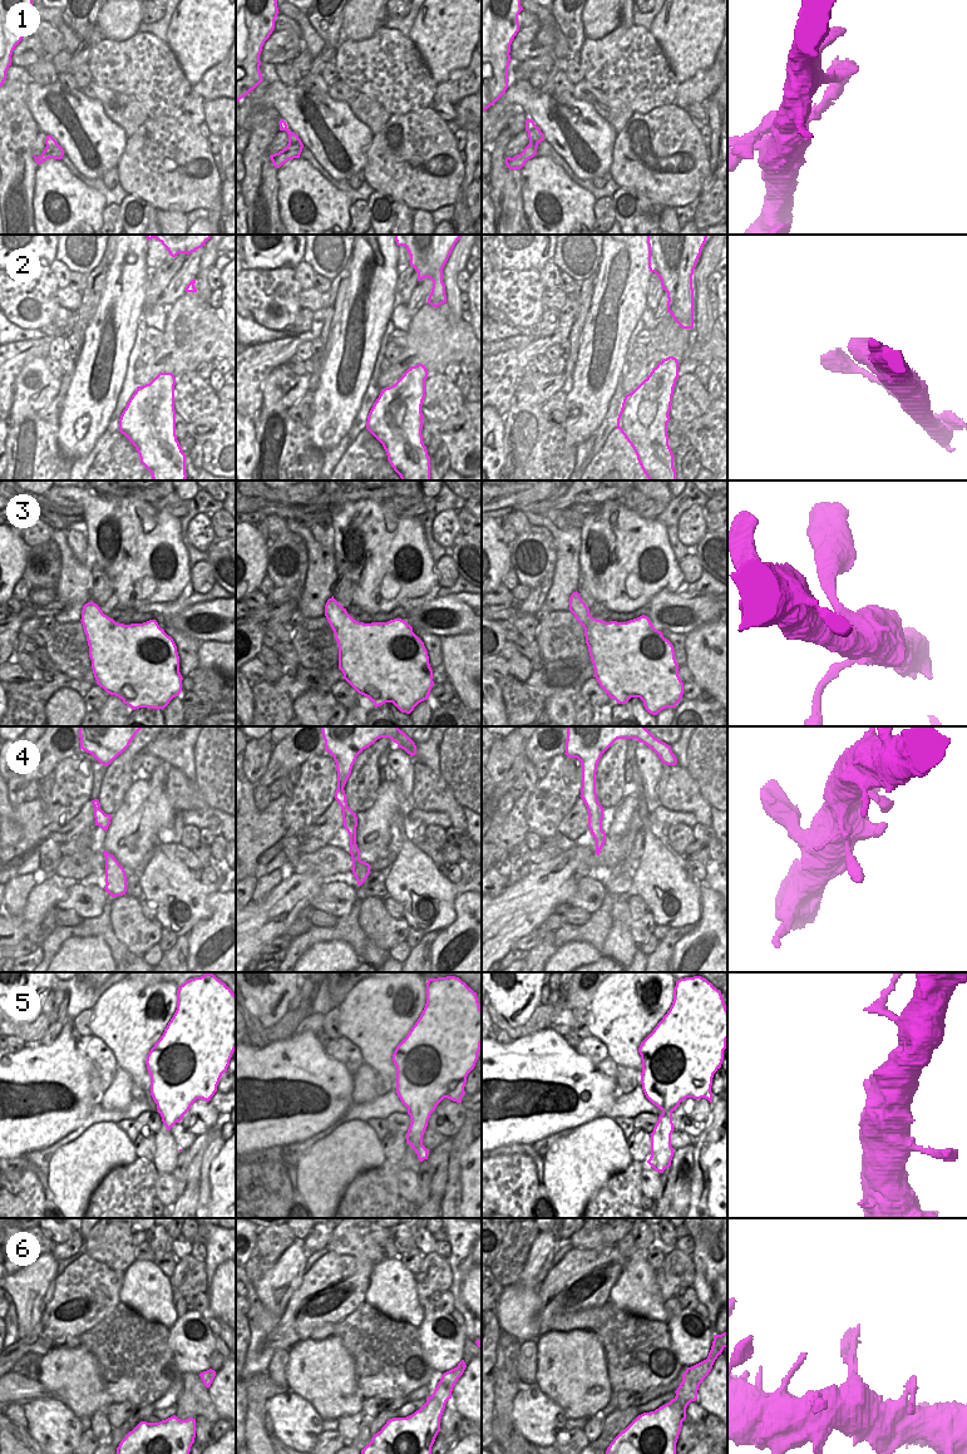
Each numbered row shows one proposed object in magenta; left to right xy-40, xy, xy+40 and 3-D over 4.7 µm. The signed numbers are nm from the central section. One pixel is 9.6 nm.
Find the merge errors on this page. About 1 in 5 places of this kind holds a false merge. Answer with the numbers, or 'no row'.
1

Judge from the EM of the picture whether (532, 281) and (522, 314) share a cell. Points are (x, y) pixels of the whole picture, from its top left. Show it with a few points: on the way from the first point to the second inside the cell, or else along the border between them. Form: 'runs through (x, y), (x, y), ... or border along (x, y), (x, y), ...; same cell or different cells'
runs through (526, 289), (522, 292), (522, 306); same cell

